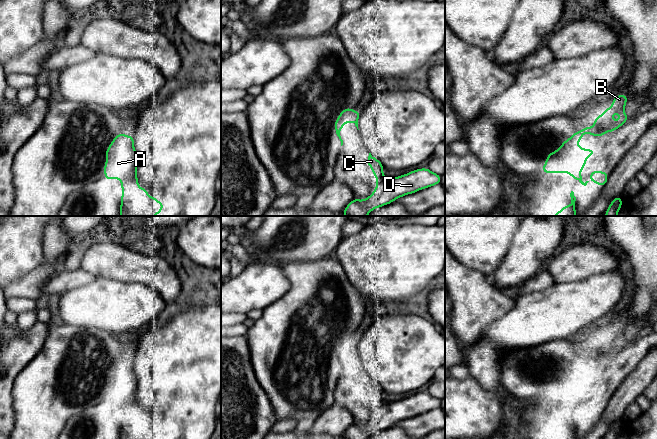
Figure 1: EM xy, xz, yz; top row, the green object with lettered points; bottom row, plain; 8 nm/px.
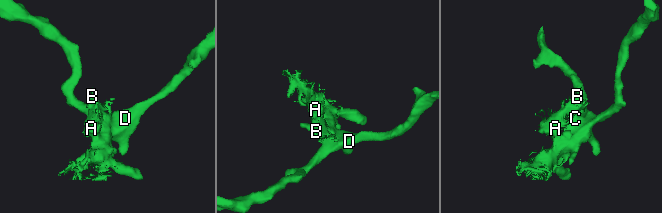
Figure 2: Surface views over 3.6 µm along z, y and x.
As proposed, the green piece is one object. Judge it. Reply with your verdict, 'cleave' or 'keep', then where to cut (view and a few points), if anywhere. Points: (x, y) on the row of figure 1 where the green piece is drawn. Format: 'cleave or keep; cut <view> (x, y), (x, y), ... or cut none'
keep; cut none

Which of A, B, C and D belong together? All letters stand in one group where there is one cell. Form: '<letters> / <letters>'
A B C D

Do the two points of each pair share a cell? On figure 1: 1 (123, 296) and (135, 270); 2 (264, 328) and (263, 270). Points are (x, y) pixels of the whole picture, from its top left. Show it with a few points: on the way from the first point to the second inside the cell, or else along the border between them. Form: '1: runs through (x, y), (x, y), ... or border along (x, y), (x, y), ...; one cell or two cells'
1: border along (107, 277), (123, 282), (141, 282), (153, 288); two cells
2: border along (284, 294), (262, 310); two cells

